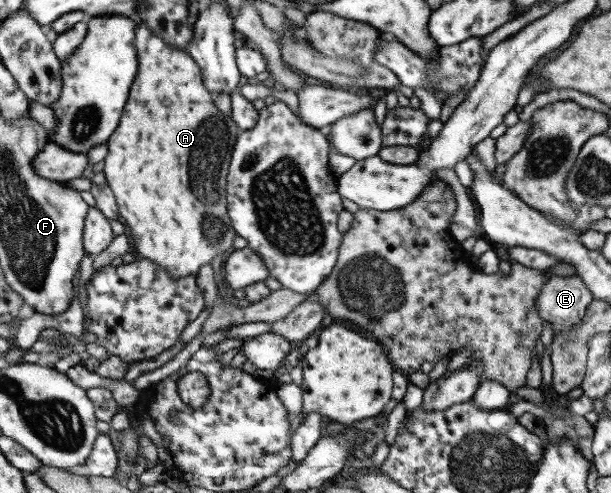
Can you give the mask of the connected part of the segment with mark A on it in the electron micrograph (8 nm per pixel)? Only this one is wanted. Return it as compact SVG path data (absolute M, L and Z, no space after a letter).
M141 22L136 23L135 34L138 71L119 126L106 142L106 181L114 192L118 214L125 219L135 258L155 262L165 268L170 276L196 275L204 264L211 265L216 256L224 258L234 250L233 239L238 234L228 215L226 186L236 144L237 124L227 120L216 107L213 97L205 88L199 65L185 48L167 44Z

